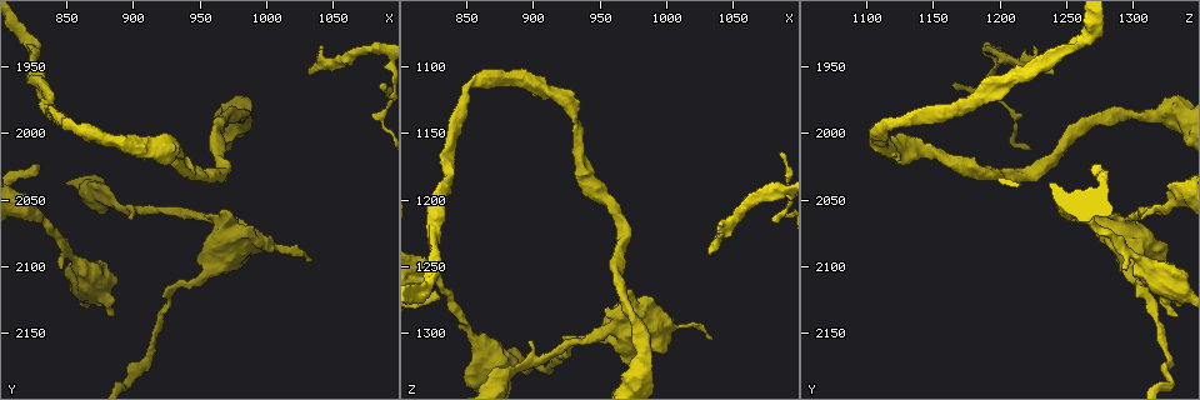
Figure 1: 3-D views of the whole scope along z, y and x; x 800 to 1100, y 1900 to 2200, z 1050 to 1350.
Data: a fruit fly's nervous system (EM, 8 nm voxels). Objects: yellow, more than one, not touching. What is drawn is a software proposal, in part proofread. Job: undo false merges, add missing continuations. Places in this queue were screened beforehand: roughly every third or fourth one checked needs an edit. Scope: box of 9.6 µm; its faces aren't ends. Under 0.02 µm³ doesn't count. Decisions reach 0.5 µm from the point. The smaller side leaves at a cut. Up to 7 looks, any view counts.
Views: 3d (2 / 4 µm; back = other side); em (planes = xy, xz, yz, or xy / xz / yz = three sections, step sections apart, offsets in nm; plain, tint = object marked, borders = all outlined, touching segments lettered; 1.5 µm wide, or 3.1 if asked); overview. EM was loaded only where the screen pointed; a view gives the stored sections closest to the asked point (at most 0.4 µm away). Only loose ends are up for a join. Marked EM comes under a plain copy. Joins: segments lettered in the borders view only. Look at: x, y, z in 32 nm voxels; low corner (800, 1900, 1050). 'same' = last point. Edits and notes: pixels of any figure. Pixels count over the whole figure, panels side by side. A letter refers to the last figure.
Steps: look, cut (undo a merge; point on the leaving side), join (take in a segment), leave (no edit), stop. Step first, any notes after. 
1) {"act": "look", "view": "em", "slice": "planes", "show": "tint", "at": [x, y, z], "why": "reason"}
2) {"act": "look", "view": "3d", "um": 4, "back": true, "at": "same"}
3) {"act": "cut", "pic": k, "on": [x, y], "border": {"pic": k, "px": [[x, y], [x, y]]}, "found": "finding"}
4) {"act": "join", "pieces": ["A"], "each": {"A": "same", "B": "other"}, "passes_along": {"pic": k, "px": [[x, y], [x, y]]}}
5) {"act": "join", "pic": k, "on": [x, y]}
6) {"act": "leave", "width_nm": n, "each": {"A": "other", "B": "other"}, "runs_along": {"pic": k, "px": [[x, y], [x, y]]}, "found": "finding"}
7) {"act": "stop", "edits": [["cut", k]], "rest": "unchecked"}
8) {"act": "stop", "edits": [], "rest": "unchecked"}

{"act": "look", "view": "em", "slice": "planes", "show": "borders", "at": [954, 2100, 1298], "why": "calibre changes"}

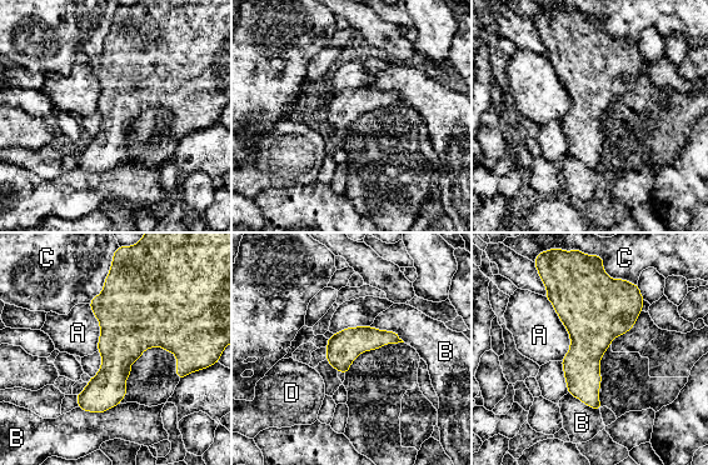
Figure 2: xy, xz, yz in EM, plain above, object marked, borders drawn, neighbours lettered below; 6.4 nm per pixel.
{"act": "leave", "each": {"A": "other", "B": "other", "C": "other", "D": "other"}, "border": {"pic": 2, "px": [[544, 296], [569, 336], [562, 360]]}, "found": "one cell here"}

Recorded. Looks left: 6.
{"act": "look", "view": "em", "slice": "planes", "show": "borders", "at": [1034, 1954, 1242], "why": "an open end"}

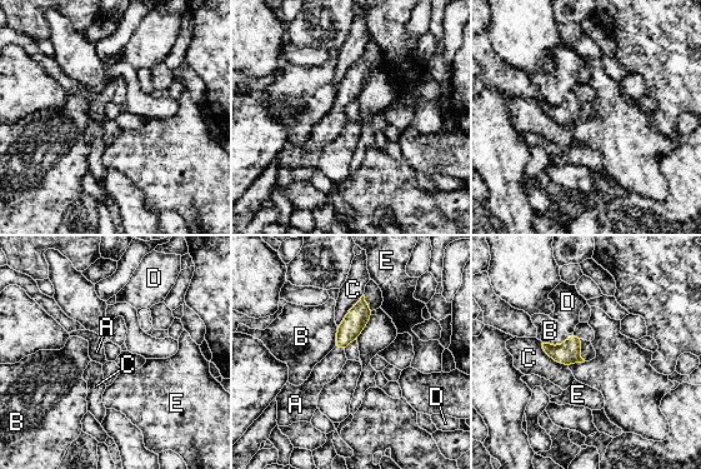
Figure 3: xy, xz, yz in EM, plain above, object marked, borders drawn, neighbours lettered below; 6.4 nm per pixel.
{"act": "join", "pieces": ["A"], "each": {"A": "same", "B": "other", "C": "other", "D": "other", "E": "other"}, "found": "it goes on there"}

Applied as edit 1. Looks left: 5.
{"act": "look", "view": "em", "slice": "planes", "show": "borders", "at": [884, 2140, 1332], "why": "free end"}

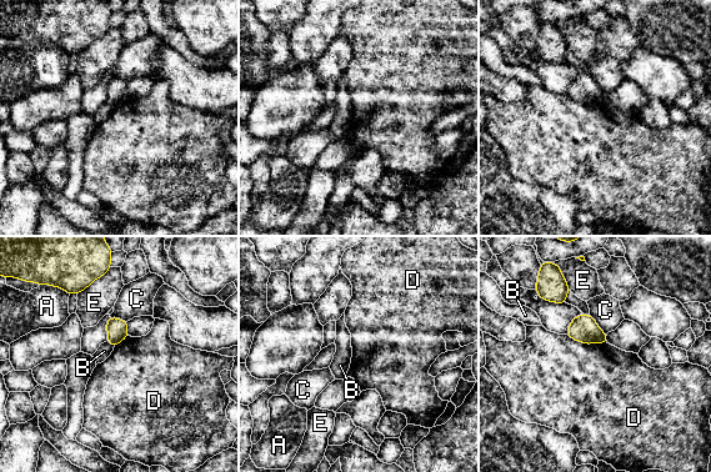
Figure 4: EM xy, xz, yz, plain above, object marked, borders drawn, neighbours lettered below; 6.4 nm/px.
{"act": "leave", "longest_contact_nm": ["D", 280], "each": {"A": "other", "B": "other", "C": "other", "D": "other", "E": "other"}, "border": {"pic": 4, "px": [[566, 334], [586, 344], [606, 342]]}, "found": "none of them fits"}

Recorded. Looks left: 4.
{"act": "stop", "edits": [["join", 3]], "rest": "unchecked"}

